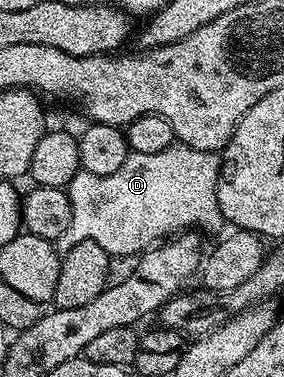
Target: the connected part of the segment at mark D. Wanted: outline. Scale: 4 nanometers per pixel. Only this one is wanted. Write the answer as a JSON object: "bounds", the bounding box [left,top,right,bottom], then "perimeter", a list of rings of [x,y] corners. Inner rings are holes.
{"bounds":[56,142,226,257],"perimeter":[[[181,142],[157,154],[130,152],[120,169],[110,175],[96,175],[79,169],[67,188],[72,204],[72,221],[68,230],[56,242],[59,253],[65,254],[78,242],[94,241],[111,257],[132,256],[145,251],[156,241],[189,230],[221,233],[226,221],[219,208],[218,182],[221,155],[196,150]]]}

